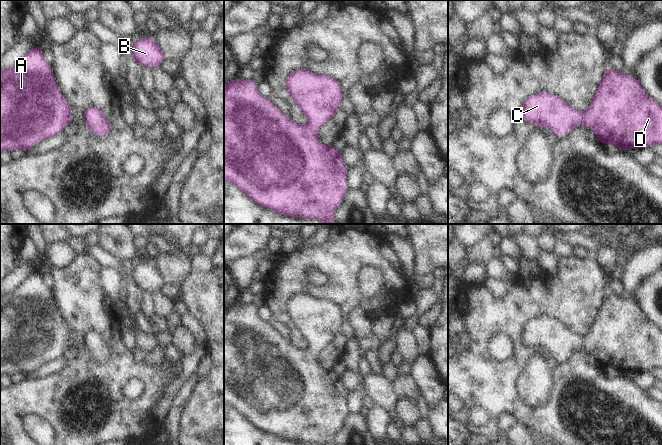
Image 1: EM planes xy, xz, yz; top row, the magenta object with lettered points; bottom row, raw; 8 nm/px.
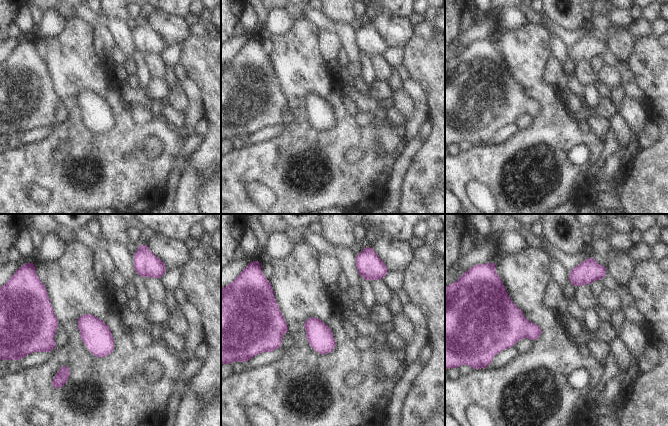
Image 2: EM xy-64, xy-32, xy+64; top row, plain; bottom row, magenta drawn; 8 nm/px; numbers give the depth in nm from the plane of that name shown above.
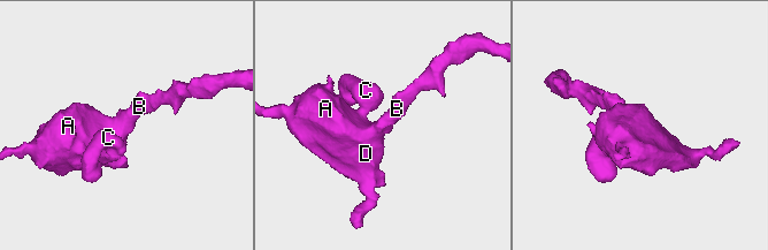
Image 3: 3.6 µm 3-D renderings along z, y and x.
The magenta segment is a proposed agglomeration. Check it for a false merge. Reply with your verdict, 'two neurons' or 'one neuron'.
one neuron

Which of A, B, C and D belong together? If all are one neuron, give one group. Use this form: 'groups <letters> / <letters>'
groups A B C D

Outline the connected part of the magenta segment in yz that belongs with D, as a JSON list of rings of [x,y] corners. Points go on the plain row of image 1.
[[[612,293],[605,295],[595,321],[587,334],[578,335],[572,333],[558,320],[543,316],[533,318],[526,324],[522,332],[522,341],[526,346],[530,346],[536,350],[548,350],[555,360],[570,358],[576,350],[584,348],[595,357],[601,367],[614,368],[621,375],[625,375],[628,372],[649,372],[652,368],[662,368],[662,330],[645,316],[635,301],[628,301],[624,296]]]

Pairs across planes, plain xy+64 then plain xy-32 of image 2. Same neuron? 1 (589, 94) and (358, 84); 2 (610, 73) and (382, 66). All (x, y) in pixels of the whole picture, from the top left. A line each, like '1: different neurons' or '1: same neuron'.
1: same neuron
2: same neuron

